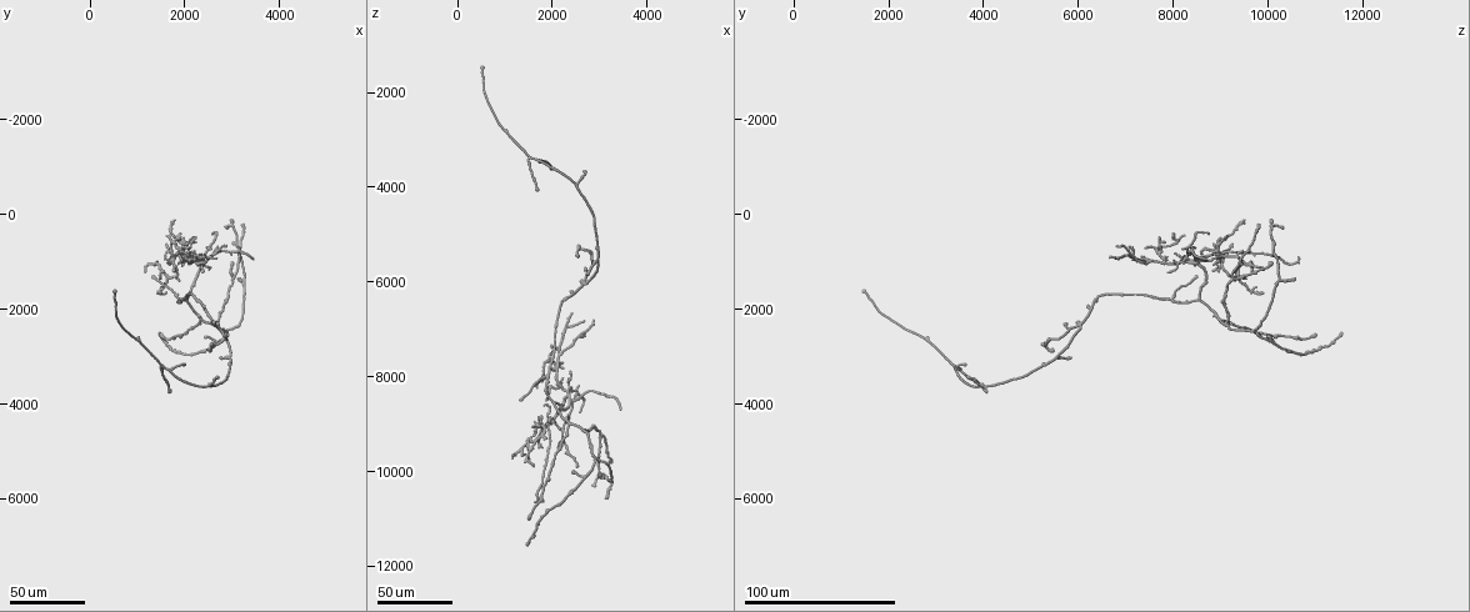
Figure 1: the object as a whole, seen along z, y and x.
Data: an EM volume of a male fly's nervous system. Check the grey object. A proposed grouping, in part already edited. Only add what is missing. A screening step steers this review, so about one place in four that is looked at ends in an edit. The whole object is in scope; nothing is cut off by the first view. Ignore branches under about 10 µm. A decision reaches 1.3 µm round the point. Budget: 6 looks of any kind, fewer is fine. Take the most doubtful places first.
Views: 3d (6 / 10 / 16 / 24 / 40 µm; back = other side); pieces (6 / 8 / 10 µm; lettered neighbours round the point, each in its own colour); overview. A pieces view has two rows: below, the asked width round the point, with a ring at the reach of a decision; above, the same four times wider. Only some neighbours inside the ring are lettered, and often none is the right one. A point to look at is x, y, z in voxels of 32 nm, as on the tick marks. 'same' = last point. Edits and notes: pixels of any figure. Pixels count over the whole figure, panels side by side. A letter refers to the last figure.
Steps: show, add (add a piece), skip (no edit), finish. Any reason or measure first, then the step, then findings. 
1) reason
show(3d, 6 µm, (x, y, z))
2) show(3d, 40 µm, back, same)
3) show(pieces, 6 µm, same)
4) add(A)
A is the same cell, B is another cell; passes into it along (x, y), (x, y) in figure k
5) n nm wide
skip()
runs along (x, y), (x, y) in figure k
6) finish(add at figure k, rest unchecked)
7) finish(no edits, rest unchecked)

branch stops here
show(3d, 24 µm, (1750, 1200, 8850))

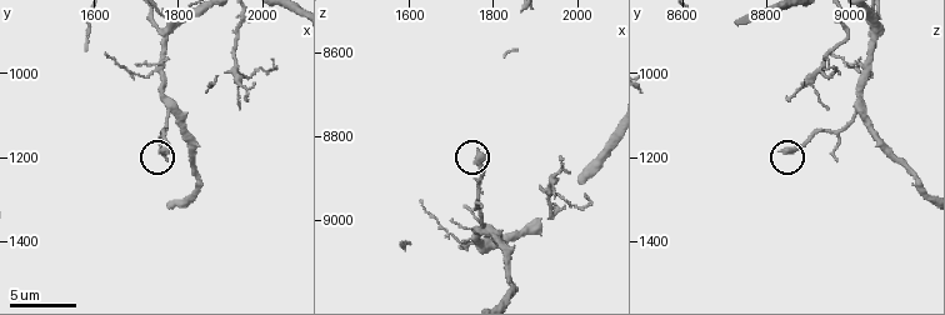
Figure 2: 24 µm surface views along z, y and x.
see the neighbours
show(pieces, 6 µm, (1770, 1180, 8835))

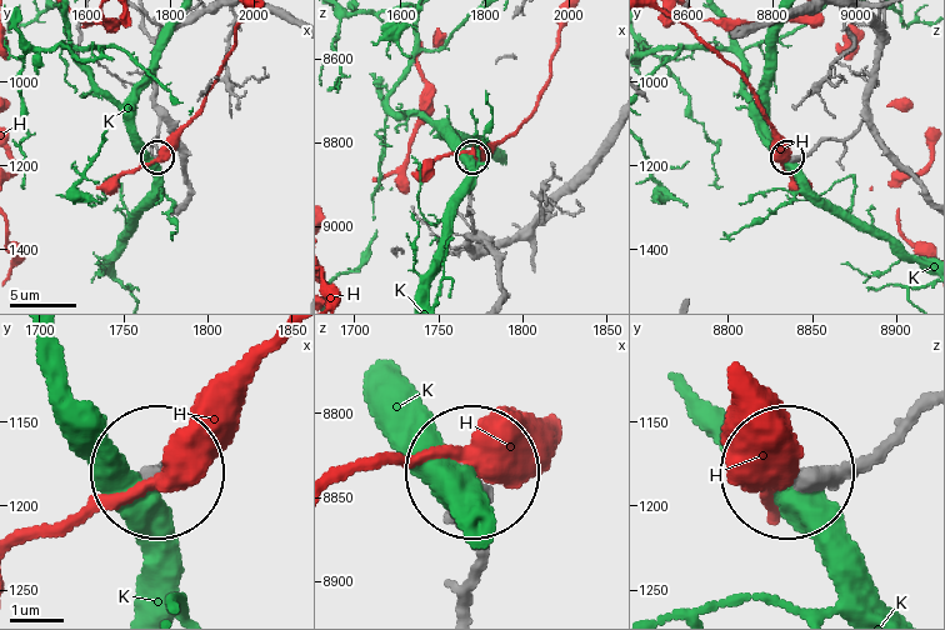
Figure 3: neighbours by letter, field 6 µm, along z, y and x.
skip()
H and K are other cells; runs along (913, 411), (859, 456), (796, 474) in figure 3; no lettered piece goes on from it

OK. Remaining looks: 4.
thin end
show(3d, 24 µm, (1650, 600, 9250))

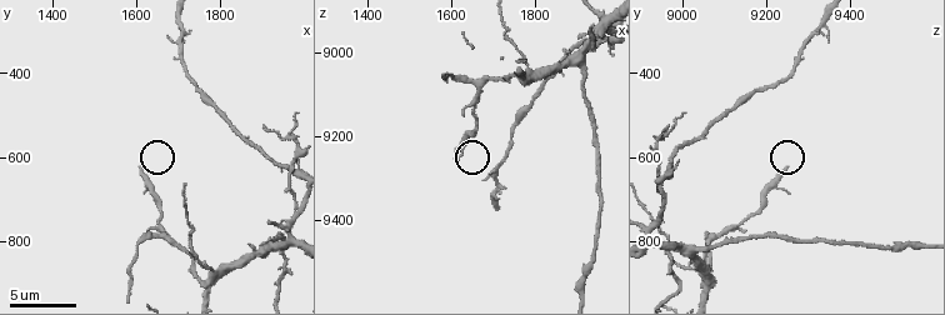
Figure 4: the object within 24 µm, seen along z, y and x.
show(pieces, 8 µm, (1610, 625, 9245))

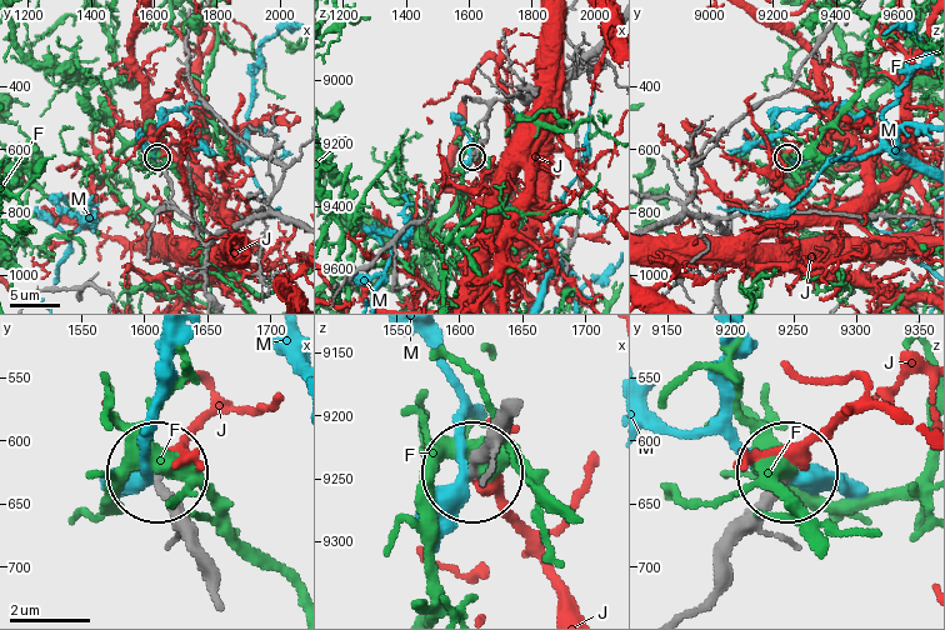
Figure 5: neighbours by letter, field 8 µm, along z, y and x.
skip()
F, J and M are other cells; runs along (513, 409), (473, 470) in figure 5; none of them fits

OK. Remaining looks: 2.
long arm stops here
show(3d, 24 µm, (1100, 1250, 9700))

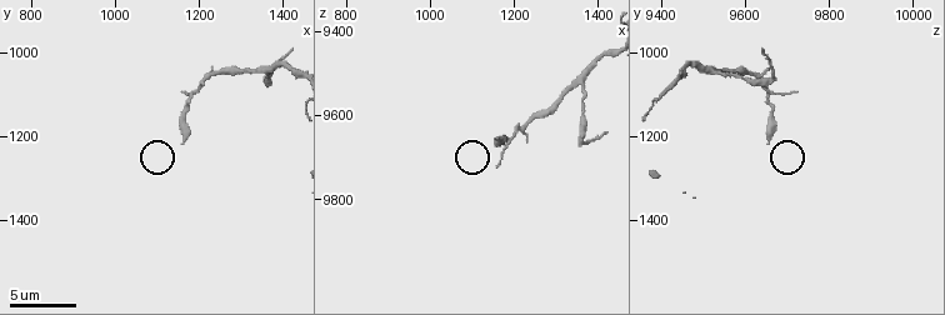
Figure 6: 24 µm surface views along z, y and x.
see the neighbours
show(pieces, 8 µm, (1170, 1205, 9650))

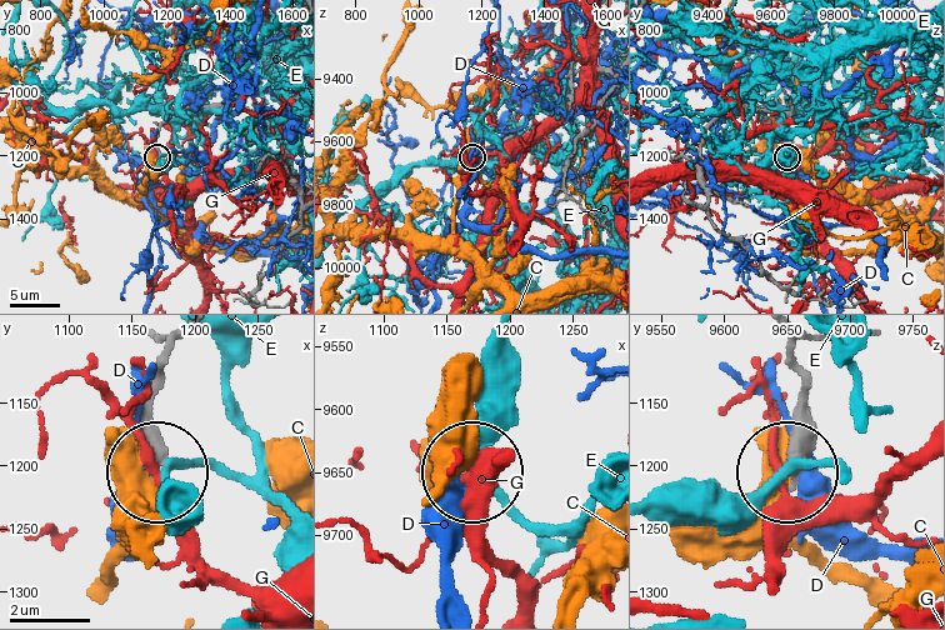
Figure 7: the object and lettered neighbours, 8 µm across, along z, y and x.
skip()
C, D, E and G are other cells; runs along (789, 335), (803, 385), (795, 473) in figure 7; no lettered piece goes on from it

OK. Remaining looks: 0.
finish(no edits, rest unchecked)

